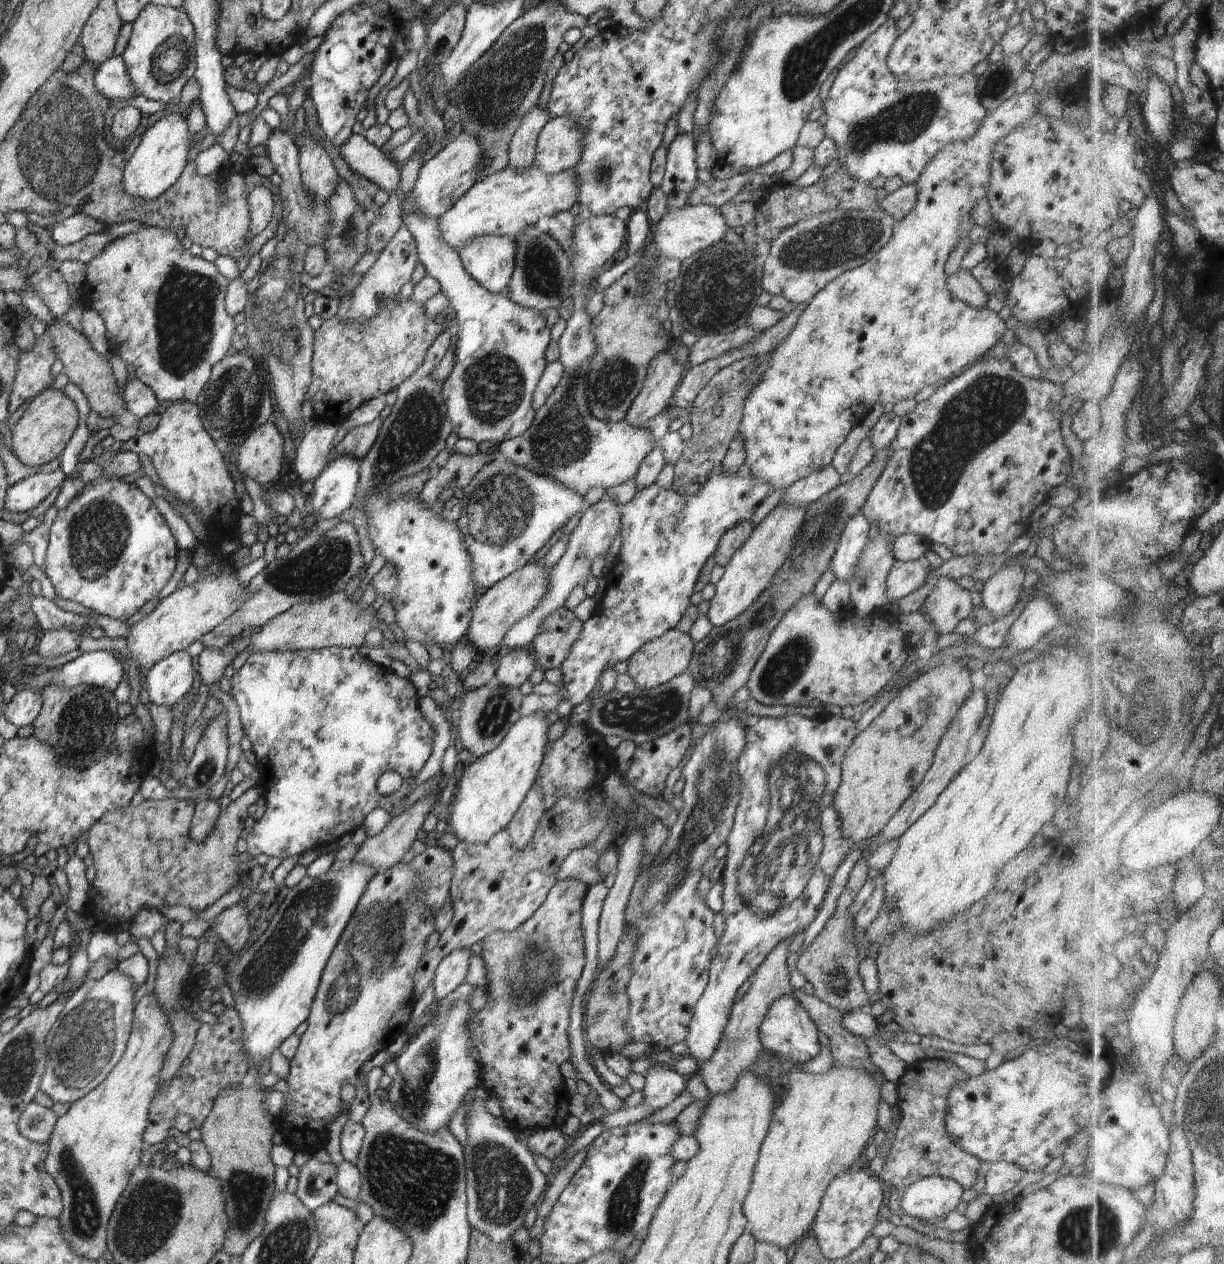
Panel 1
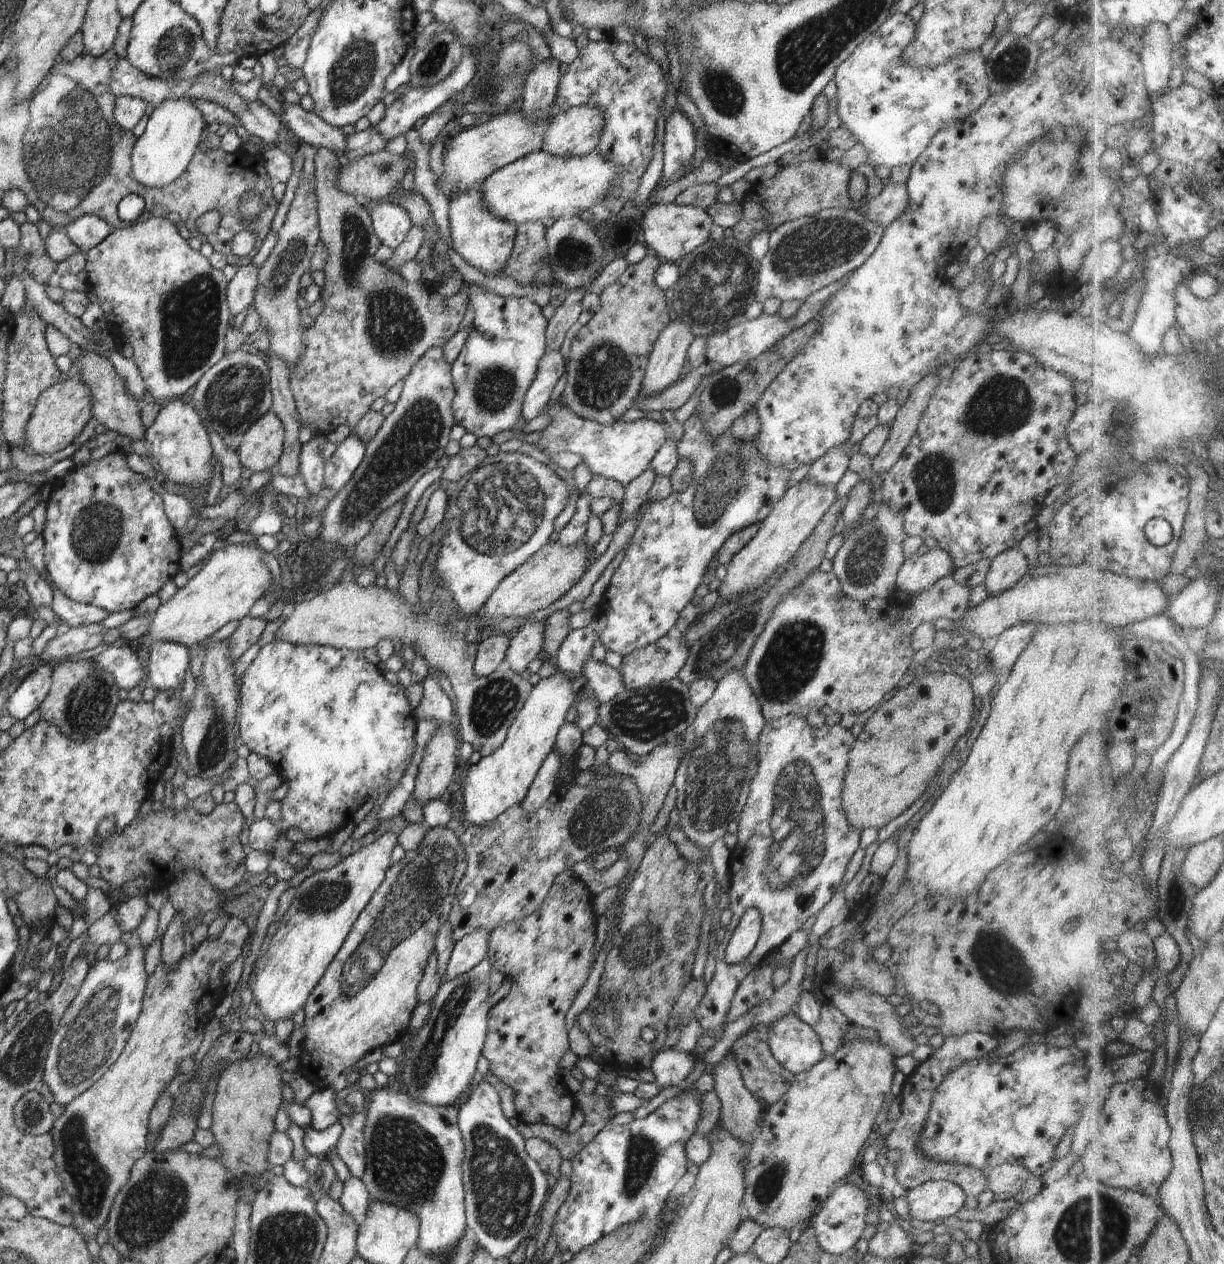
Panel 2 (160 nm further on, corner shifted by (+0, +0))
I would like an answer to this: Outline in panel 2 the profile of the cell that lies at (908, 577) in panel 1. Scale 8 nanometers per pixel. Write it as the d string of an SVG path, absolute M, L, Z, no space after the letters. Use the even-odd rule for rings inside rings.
M939 546L930 548L925 554L914 553L906 558L897 572L897 590L919 595L954 571L951 556Z

